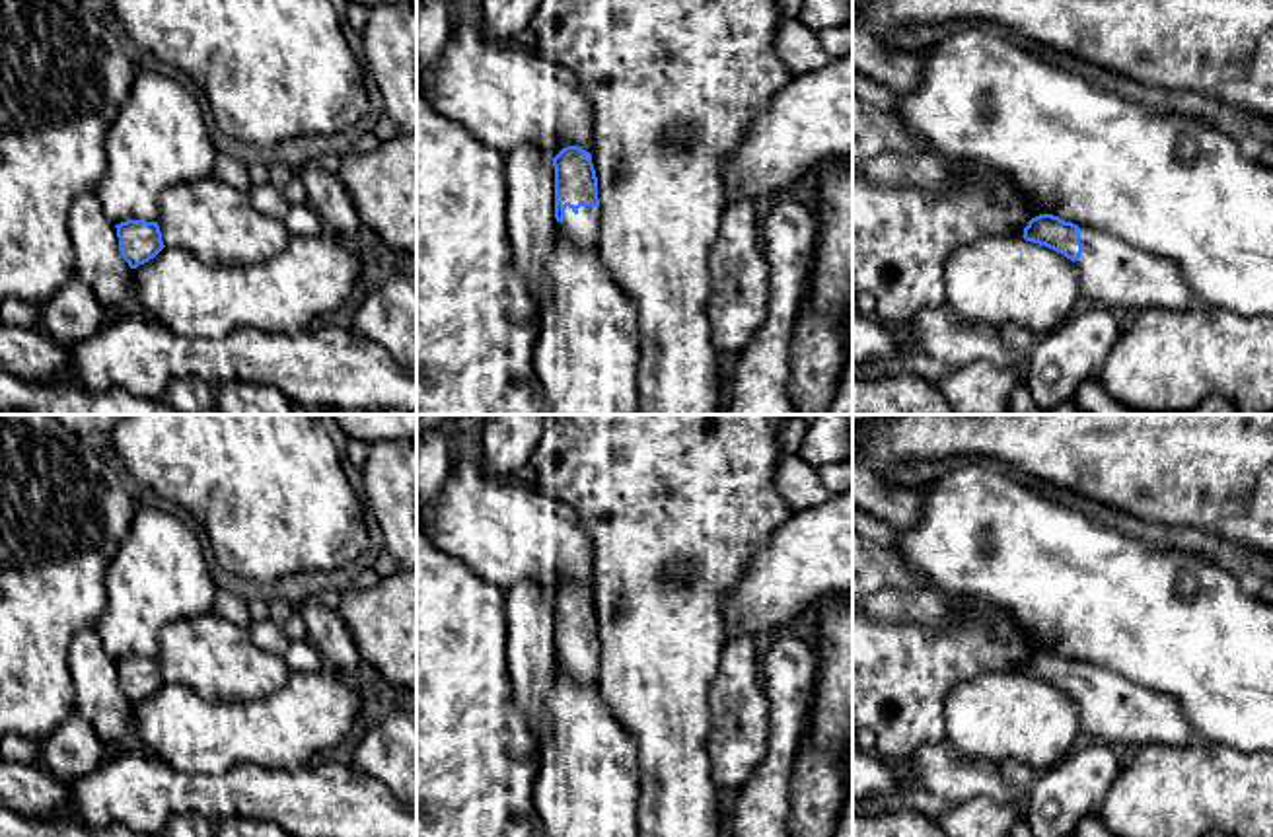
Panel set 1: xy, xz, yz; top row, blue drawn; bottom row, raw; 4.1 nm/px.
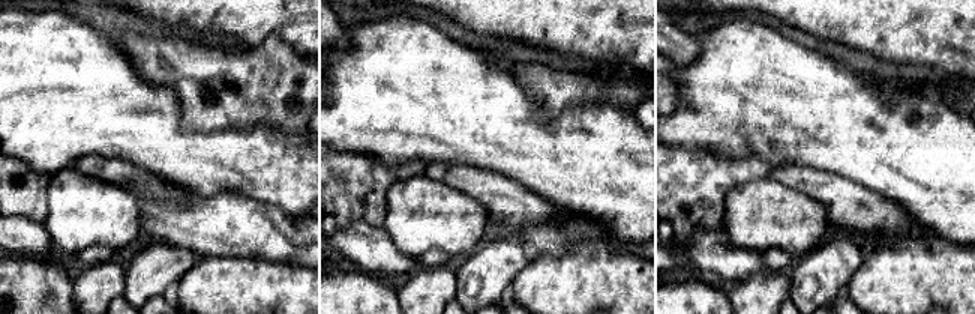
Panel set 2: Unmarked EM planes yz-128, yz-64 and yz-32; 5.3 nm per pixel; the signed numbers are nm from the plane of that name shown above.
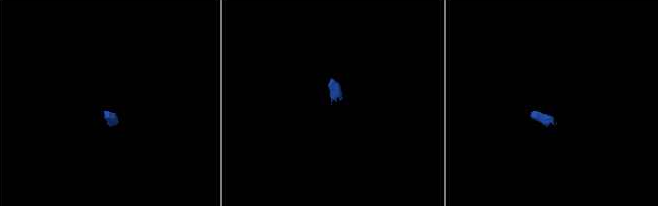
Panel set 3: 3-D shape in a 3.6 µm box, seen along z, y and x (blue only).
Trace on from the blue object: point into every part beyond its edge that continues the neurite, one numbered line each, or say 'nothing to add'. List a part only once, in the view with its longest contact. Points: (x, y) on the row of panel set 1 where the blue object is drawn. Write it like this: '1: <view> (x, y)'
1: xz (582, 228)

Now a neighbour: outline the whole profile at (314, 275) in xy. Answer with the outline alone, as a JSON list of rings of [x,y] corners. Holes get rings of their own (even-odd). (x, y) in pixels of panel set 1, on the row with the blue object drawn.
[[[292,236],[273,259],[241,267],[206,265],[191,251],[164,247],[132,269],[128,308],[185,337],[220,339],[241,327],[302,333],[348,302],[358,280],[360,261],[341,236]]]

